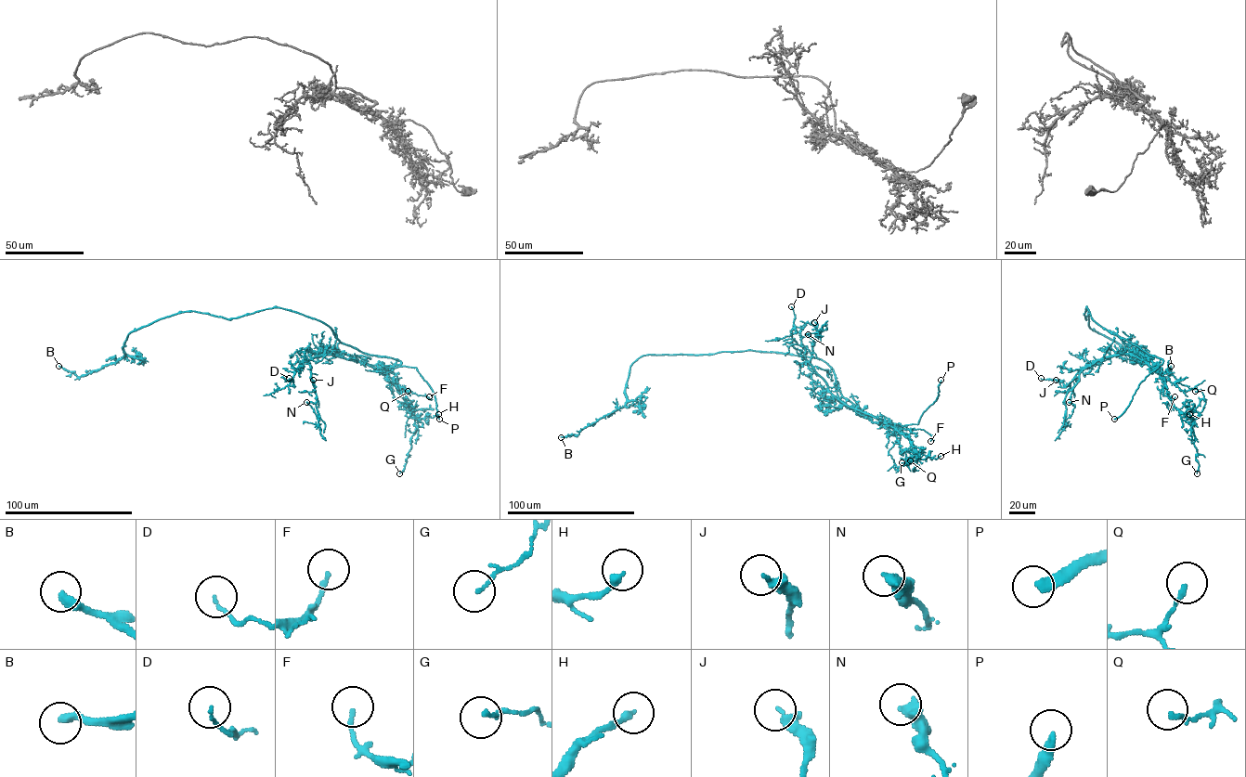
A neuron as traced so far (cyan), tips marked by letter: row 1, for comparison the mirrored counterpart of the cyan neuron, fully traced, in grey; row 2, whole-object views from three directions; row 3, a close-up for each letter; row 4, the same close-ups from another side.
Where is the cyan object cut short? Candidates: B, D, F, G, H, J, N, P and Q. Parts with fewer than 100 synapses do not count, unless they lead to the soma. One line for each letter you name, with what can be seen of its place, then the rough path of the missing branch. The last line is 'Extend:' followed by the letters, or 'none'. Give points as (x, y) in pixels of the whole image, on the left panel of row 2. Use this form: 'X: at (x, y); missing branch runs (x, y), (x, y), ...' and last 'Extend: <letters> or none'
P: at (439, 419)
Extend: P

